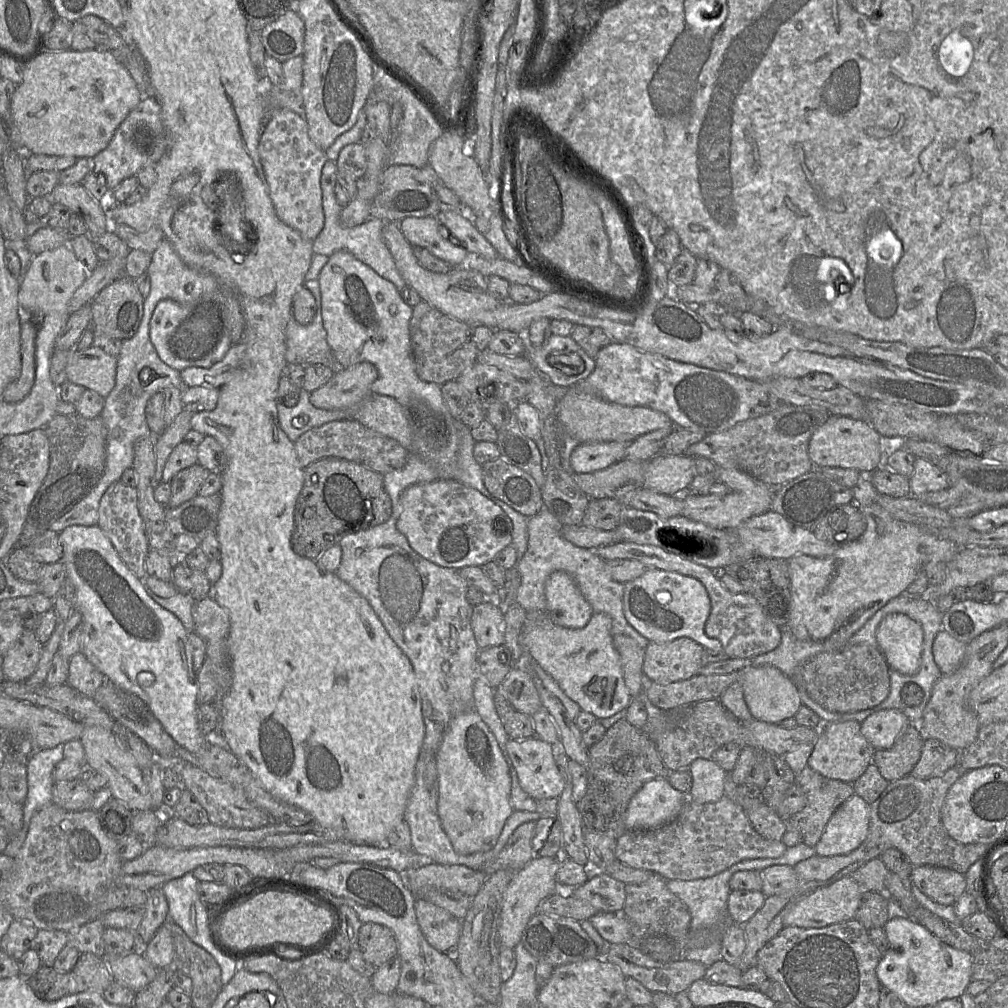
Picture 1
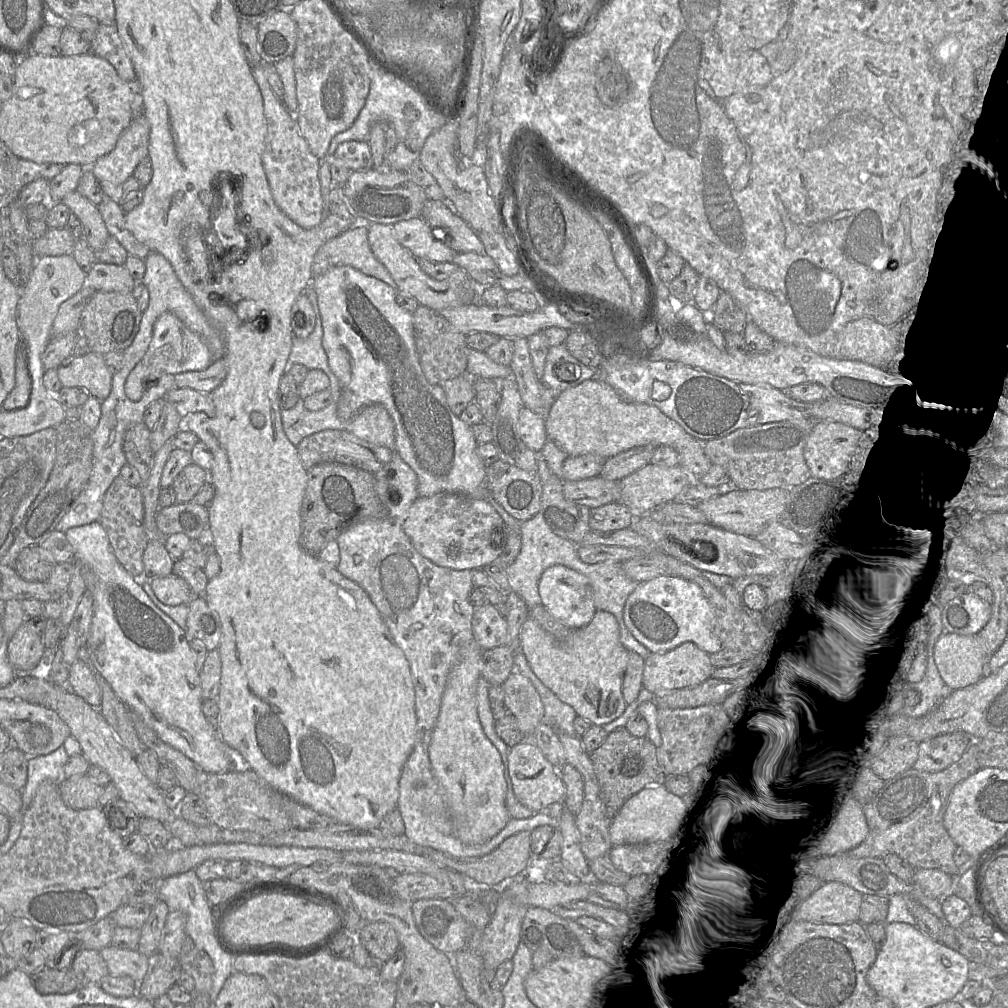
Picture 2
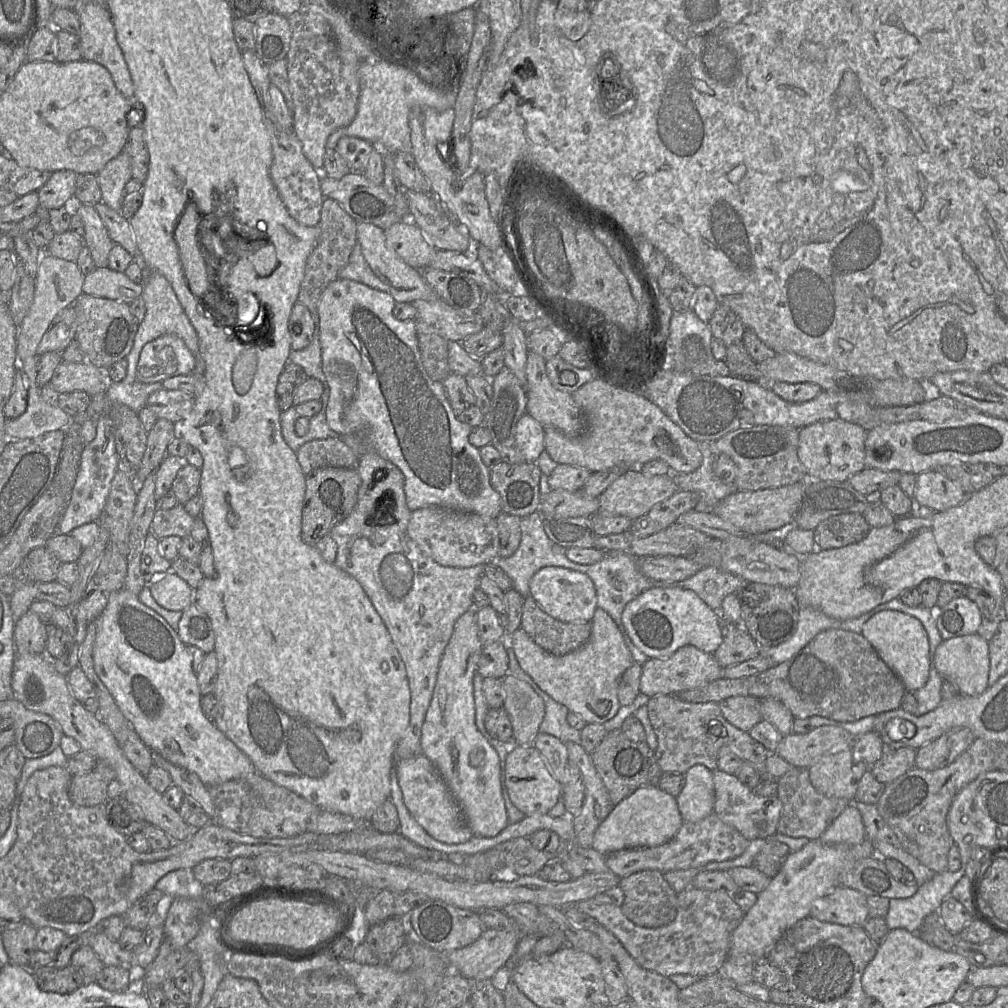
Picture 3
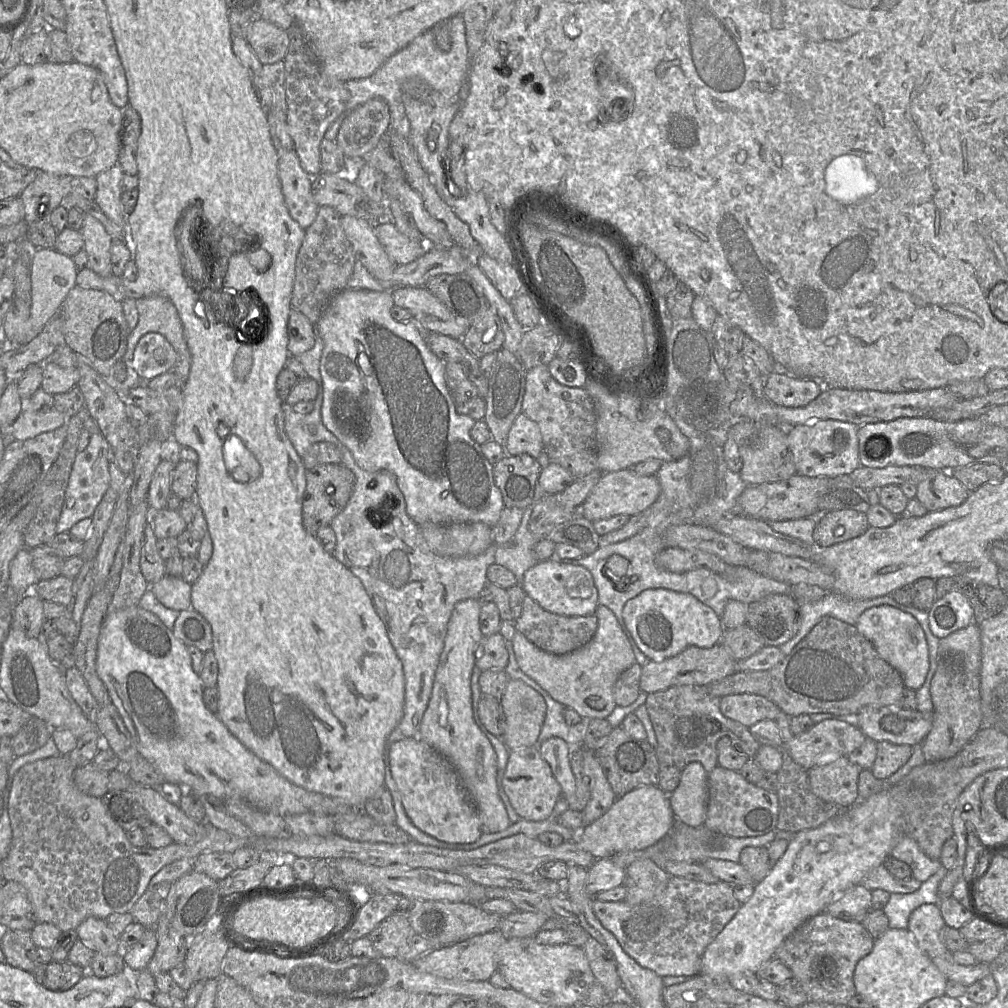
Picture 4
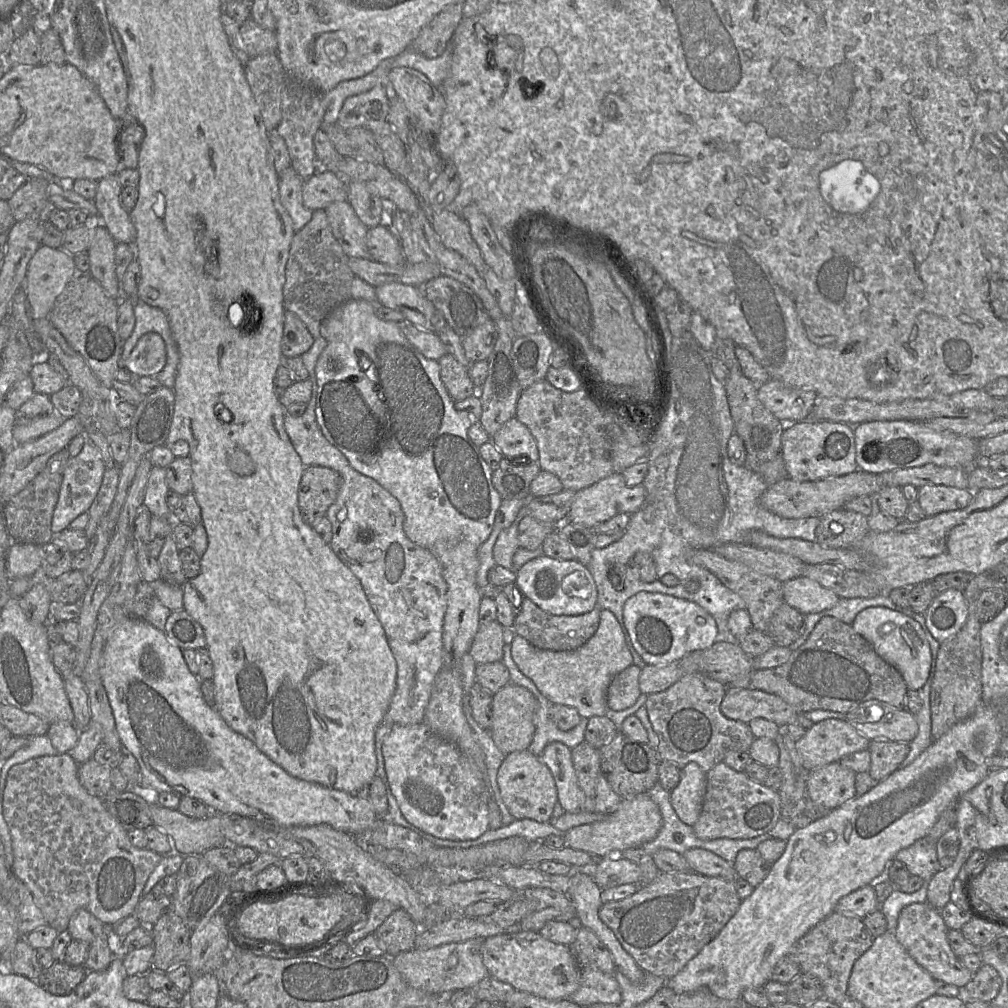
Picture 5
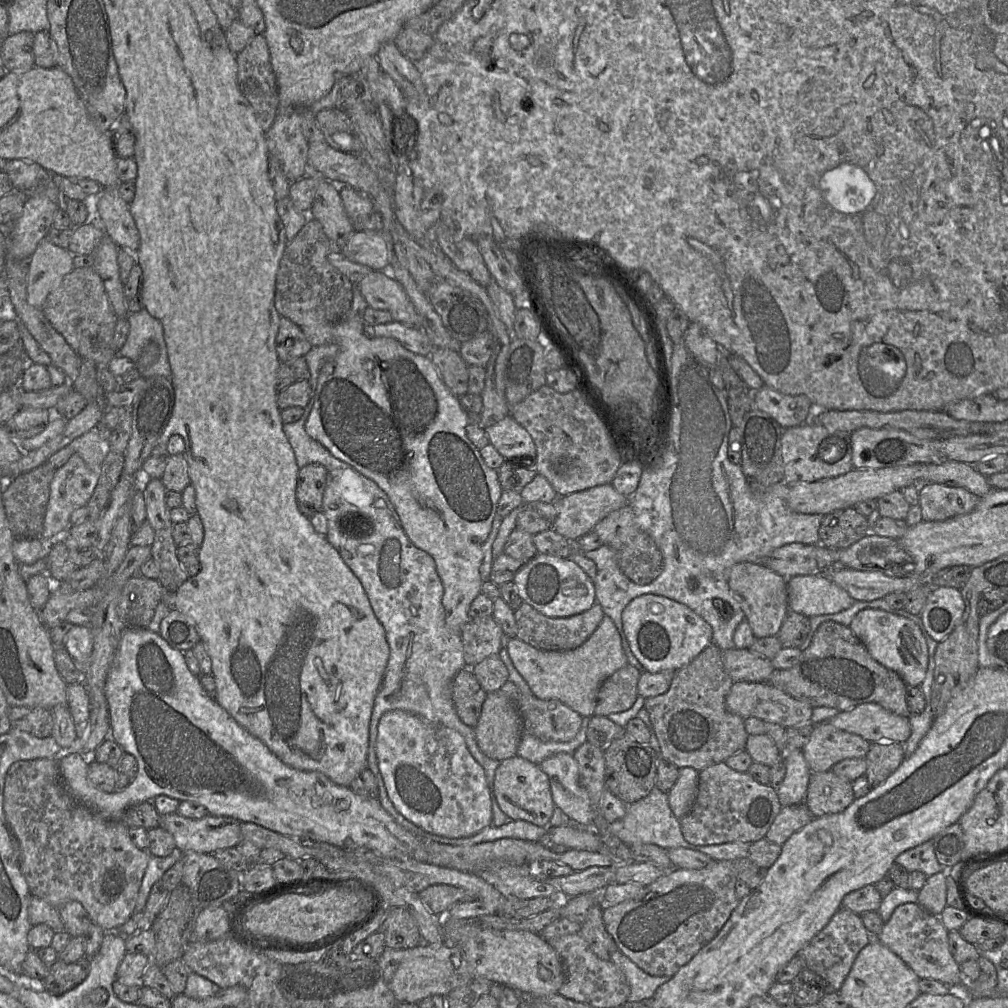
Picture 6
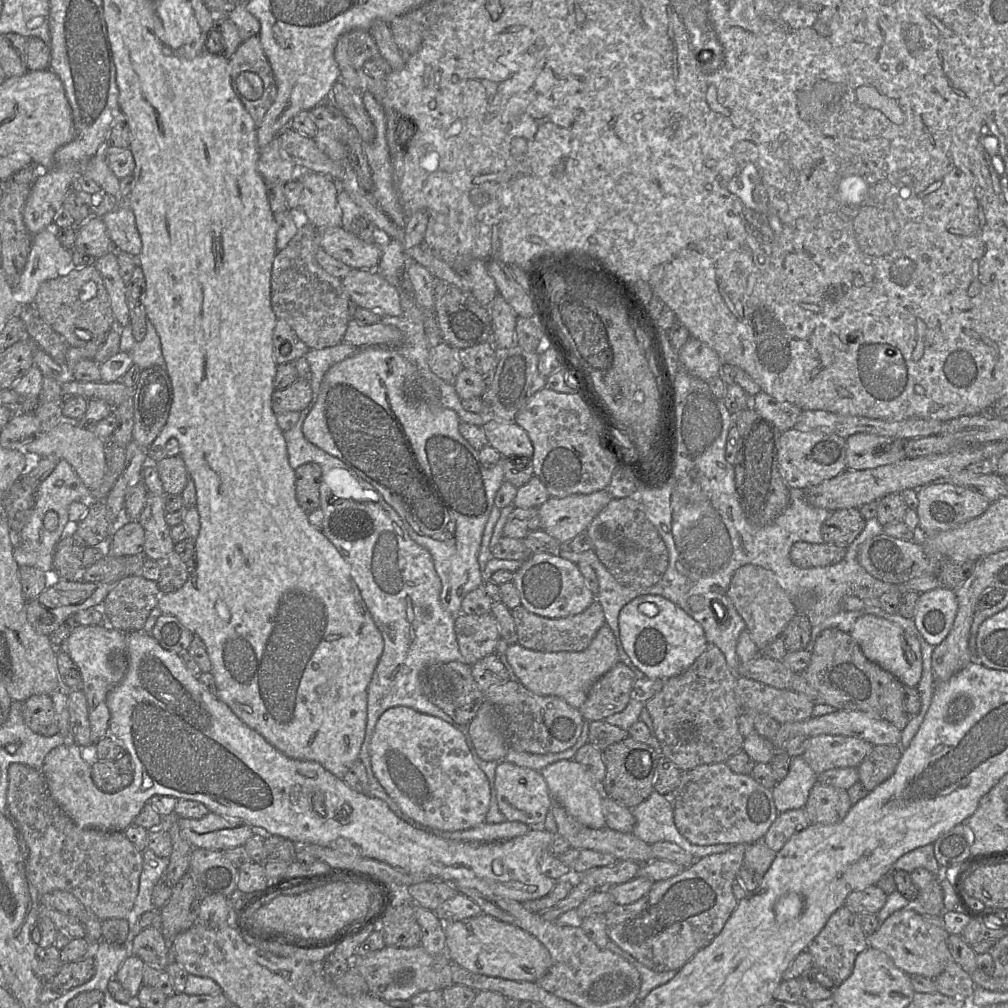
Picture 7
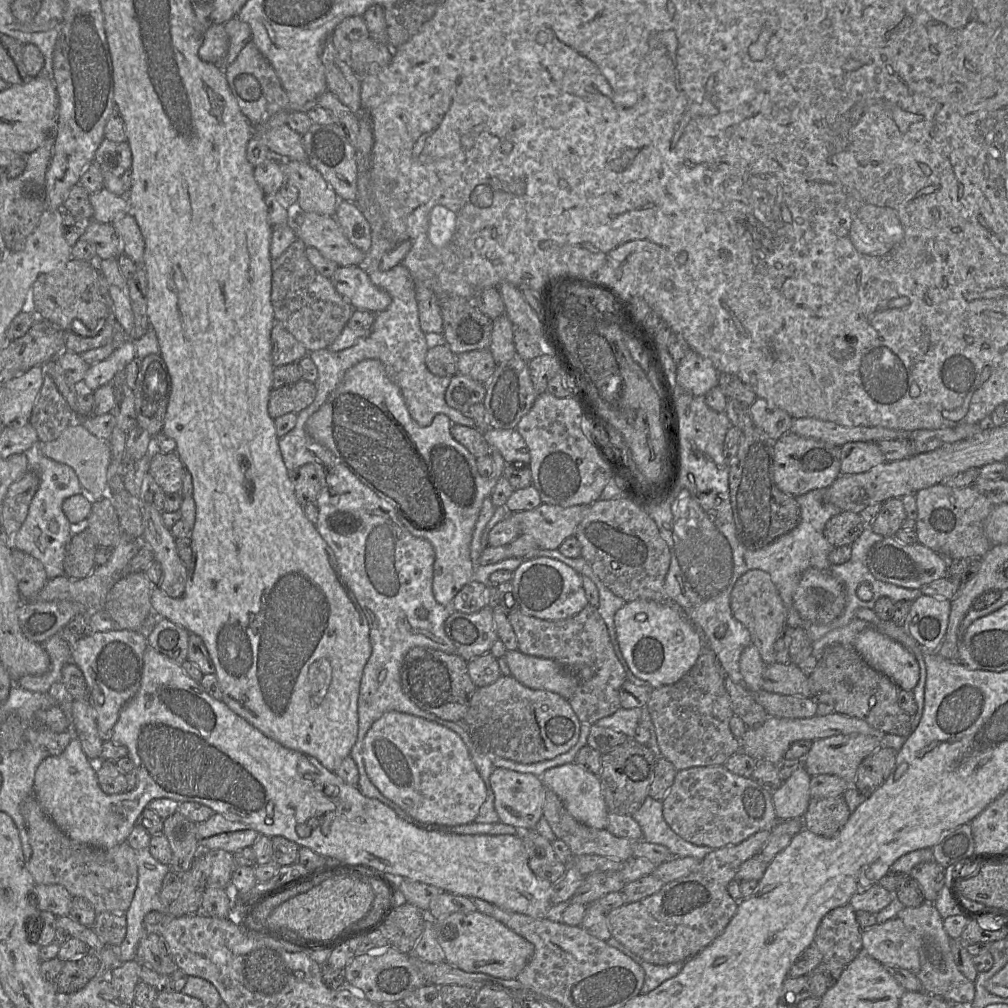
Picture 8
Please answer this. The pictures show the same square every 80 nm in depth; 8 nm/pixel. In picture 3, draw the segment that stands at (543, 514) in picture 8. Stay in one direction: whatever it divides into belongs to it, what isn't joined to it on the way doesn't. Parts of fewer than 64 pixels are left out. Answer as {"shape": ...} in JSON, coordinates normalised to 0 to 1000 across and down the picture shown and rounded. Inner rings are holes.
{"shape":[[[634,465],[622,466],[594,491],[594,508],[621,512],[629,517],[643,509],[650,501],[674,487],[669,469],[641,472]]]}

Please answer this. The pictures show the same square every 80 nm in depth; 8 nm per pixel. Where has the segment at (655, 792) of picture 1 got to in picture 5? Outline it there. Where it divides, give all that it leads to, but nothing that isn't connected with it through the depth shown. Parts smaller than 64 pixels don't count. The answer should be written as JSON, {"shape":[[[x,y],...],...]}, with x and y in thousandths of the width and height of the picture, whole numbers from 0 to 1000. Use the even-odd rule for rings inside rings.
{"shape":[[[637,787],[624,793],[618,793],[611,805],[600,809],[594,814],[561,824],[559,831],[562,839],[580,844],[596,852],[602,849],[614,849],[617,844],[623,841],[631,841],[648,833],[656,820],[657,810],[653,799],[643,787]]]}

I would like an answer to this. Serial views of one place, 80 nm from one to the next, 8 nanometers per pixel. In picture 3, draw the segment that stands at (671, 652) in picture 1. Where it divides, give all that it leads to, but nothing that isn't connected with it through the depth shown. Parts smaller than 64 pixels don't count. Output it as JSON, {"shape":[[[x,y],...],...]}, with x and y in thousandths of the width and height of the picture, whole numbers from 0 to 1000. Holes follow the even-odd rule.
{"shape":[[[680,640],[661,653],[643,653],[637,660],[635,687],[648,691],[652,688],[672,688],[689,684],[716,672],[717,662],[708,649],[698,647],[689,641]]]}

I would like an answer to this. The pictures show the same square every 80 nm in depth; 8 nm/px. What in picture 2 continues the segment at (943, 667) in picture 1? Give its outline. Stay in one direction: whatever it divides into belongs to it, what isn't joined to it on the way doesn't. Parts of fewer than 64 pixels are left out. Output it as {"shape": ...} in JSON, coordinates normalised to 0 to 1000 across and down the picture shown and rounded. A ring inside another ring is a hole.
{"shape":[[[935,629],[928,639],[926,653],[942,686],[969,678],[979,666],[979,652],[968,630]]]}

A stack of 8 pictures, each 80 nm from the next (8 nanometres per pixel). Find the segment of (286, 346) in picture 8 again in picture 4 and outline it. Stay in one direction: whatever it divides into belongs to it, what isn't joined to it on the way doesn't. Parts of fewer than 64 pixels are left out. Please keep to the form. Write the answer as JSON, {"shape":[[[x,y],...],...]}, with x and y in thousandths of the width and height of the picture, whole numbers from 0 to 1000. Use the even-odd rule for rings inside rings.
{"shape":[[[289,307],[288,309],[285,332],[285,346],[288,354],[296,354],[312,343],[312,322],[296,308]]]}

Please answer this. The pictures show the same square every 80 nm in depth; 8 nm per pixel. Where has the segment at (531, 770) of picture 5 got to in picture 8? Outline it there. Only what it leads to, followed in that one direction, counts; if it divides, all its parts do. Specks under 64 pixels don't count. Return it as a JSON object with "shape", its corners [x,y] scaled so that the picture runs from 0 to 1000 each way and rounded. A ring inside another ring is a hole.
{"shape":[[[490,762],[486,778],[491,789],[491,803],[495,815],[510,819],[515,824],[531,822],[539,810],[542,781],[537,771],[526,767],[516,767],[502,762]]]}

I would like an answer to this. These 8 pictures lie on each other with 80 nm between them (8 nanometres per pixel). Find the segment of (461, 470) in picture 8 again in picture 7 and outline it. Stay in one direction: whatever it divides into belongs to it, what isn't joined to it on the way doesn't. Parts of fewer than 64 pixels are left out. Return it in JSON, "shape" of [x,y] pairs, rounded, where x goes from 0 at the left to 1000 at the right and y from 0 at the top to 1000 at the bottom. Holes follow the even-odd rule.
{"shape":[[[362,343],[356,348],[338,359],[330,362],[321,372],[314,398],[304,414],[301,421],[302,434],[320,447],[335,454],[347,463],[356,473],[369,481],[398,514],[406,532],[428,550],[431,563],[438,576],[437,597],[448,610],[457,607],[459,593],[468,585],[480,579],[474,558],[478,531],[485,514],[493,487],[500,476],[501,454],[497,453],[491,463],[481,464],[472,446],[455,429],[457,417],[453,409],[439,404],[436,397],[436,387],[429,378],[425,378],[412,361],[399,353],[392,344]]]}

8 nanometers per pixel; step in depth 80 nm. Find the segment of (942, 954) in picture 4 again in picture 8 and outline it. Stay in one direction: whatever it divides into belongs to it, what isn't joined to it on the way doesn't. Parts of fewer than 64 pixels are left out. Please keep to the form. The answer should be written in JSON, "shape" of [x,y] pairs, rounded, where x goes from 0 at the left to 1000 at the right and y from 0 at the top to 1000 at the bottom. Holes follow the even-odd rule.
{"shape":[[[890,910],[855,924],[856,942],[876,957],[909,965],[913,950],[908,930]]]}

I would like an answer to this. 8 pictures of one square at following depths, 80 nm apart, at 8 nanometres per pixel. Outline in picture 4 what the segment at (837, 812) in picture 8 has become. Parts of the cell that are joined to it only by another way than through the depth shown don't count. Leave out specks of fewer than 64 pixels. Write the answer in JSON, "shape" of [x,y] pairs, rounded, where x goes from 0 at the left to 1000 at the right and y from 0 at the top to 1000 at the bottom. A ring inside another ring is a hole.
{"shape":[[[840,750],[825,752],[802,764],[803,779],[813,793],[841,802],[852,795],[851,771],[854,764]]]}

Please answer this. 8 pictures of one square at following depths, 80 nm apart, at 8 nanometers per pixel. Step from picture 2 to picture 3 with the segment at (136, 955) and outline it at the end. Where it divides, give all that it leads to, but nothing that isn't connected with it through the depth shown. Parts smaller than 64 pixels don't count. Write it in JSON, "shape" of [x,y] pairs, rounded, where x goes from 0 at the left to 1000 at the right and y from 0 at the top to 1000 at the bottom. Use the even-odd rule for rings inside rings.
{"shape":[[[92,923],[88,927],[77,929],[85,930],[85,936],[93,942],[104,958],[132,960],[131,944],[122,941],[117,934],[111,934],[105,928]]]}

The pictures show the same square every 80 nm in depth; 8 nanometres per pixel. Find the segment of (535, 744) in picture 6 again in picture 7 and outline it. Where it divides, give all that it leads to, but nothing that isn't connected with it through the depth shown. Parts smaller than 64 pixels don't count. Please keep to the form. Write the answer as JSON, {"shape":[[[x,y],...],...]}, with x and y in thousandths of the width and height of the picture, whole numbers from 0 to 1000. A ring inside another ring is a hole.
{"shape":[[[579,713],[578,722],[572,736],[564,743],[555,747],[528,748],[514,746],[505,743],[499,755],[510,757],[517,761],[526,762],[532,765],[538,764],[543,759],[556,755],[568,753],[571,746],[583,736],[585,716]]]}

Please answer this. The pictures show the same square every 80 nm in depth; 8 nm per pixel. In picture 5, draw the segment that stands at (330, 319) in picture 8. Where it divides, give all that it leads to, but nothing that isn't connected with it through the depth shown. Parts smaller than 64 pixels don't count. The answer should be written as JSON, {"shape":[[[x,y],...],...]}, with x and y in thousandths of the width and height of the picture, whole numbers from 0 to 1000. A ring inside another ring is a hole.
{"shape":[[[322,207],[311,210],[309,218],[293,231],[284,263],[281,286],[282,306],[293,311],[313,336],[322,314],[334,304],[348,296],[352,273],[346,265],[346,254],[329,231]]]}

